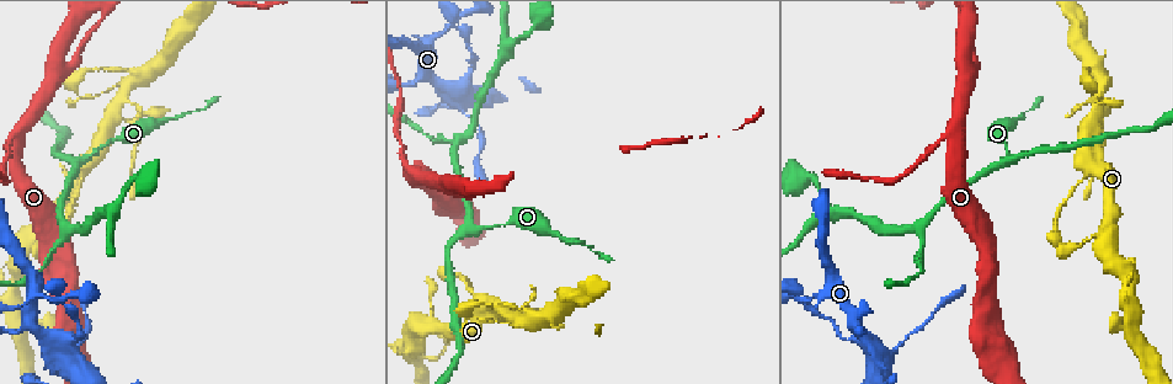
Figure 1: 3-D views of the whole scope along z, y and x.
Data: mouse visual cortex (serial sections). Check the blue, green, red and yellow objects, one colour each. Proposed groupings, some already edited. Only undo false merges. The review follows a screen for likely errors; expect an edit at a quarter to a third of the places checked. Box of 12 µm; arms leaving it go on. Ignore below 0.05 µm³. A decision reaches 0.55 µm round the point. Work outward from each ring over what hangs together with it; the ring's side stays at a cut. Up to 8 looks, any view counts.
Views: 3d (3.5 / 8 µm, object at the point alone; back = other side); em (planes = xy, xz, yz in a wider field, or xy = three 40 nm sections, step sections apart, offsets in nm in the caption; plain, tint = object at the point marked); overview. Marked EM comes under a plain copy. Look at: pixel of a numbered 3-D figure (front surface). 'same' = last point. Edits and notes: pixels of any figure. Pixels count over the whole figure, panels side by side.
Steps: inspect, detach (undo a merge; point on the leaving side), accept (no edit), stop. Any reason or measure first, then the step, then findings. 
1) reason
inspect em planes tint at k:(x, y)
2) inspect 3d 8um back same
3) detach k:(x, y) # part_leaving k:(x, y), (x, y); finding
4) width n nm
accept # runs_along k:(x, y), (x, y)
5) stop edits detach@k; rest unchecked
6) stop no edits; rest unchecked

arms part here
inspect 3d 3.5um at 1:(1008, 161)

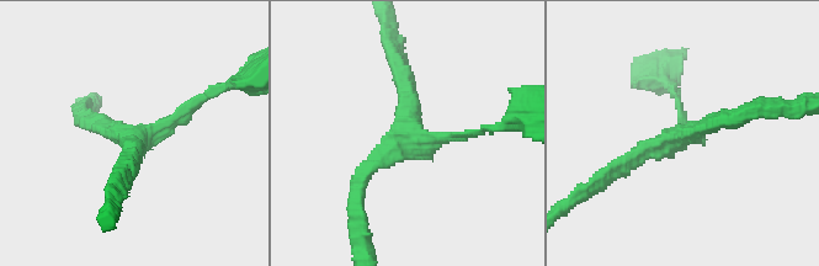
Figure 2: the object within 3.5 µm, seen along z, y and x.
arms 3; arm_widths 100, 200, 250 nm; now the EM
inspect em xy step 5 tint at 2:(139, 135)

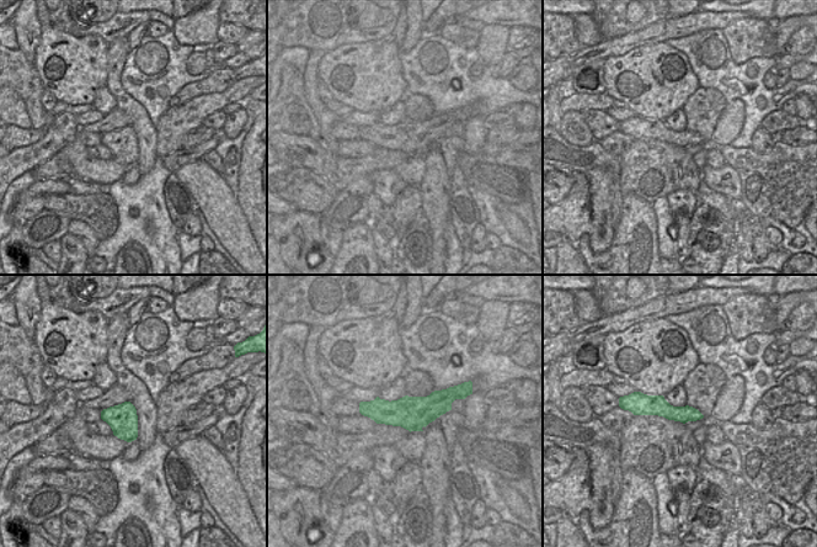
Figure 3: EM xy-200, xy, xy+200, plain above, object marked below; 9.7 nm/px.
accept # runs_along 2:(207, 99), (136, 137), (123, 170); continuous, no second cell

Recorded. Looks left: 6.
calibre changes
inspect 3d 8um back at 1:(448, 141)

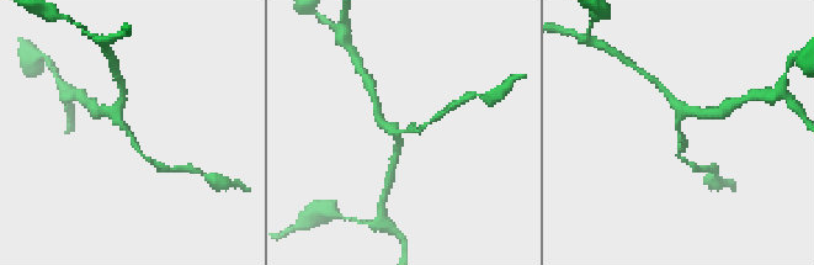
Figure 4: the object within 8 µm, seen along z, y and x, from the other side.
arm_widths 150, 300 nm
inspect em xy step 1 tint at 4:(407, 131)

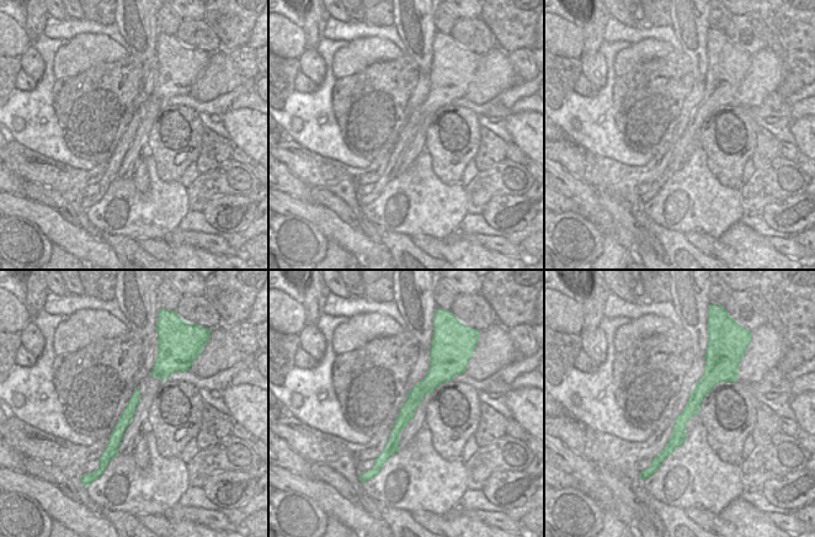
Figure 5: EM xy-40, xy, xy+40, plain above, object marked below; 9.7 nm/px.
accept # runs_along 5:(433, 362), (384, 456); one cell here

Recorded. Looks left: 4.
two arms in line, one across
inspect 3d 8um at 1:(58, 250)

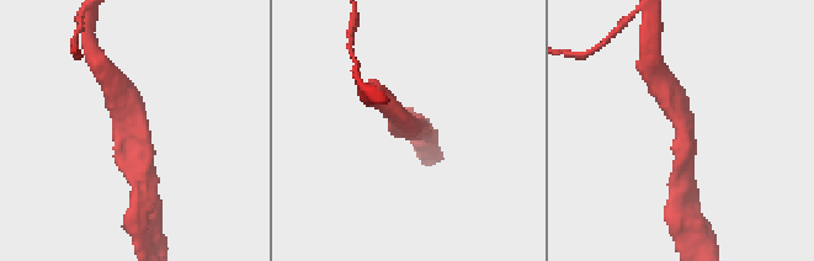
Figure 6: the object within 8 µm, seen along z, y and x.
inspect 3d 3.5um at 6:(131, 128)

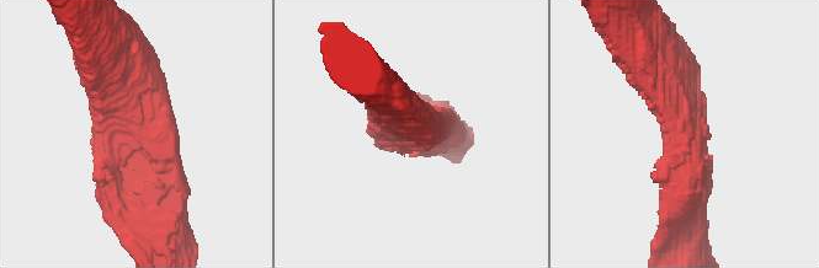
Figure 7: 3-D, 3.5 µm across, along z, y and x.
shape alone is not enough
inspect em xy step 3 tint at 7:(688, 133)

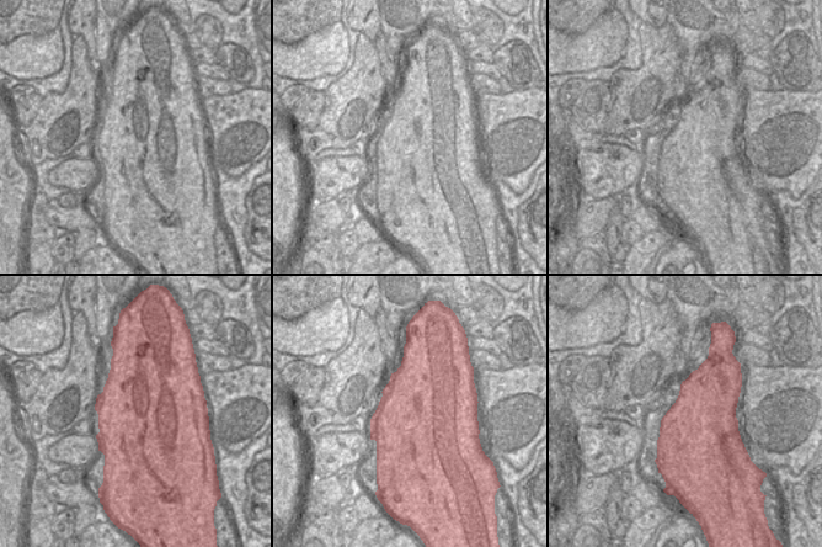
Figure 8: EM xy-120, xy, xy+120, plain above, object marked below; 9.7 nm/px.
width 1000 nm
accept # runs_along 7:(116, 60), (131, 79), (149, 215); one cell here

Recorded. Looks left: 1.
stop no edits; rest unchecked

